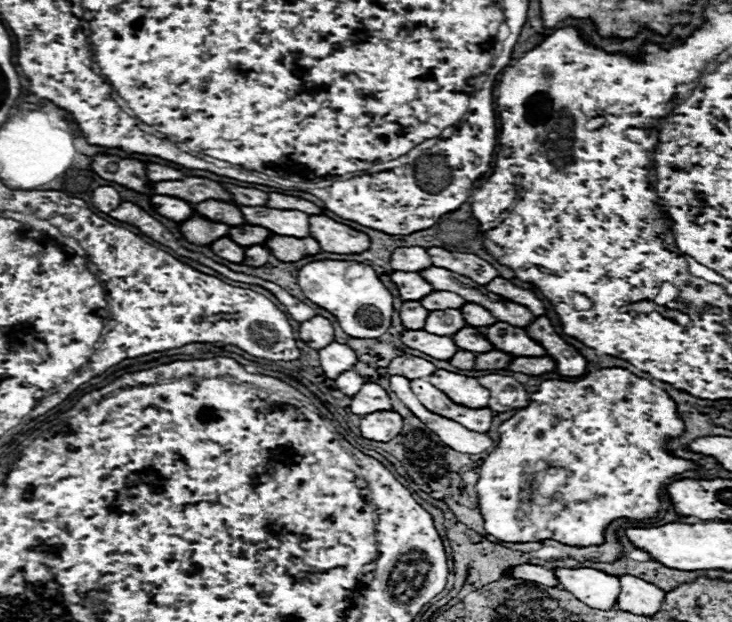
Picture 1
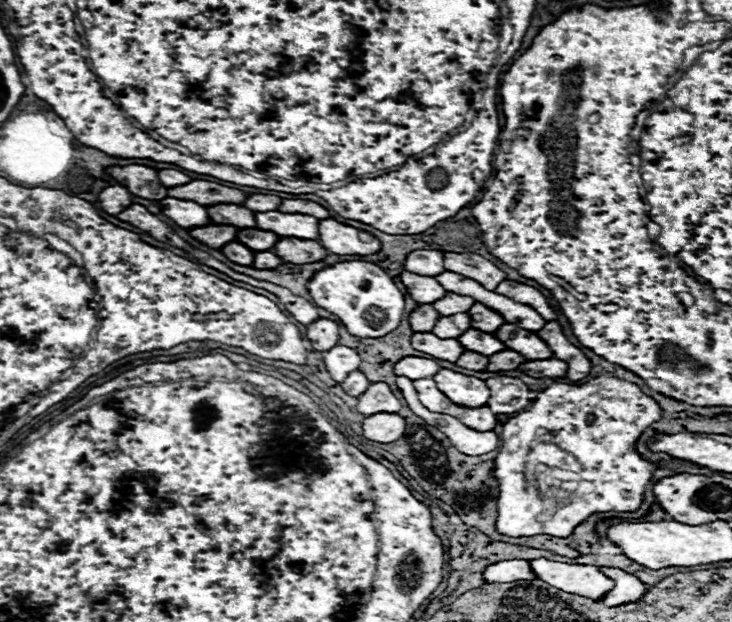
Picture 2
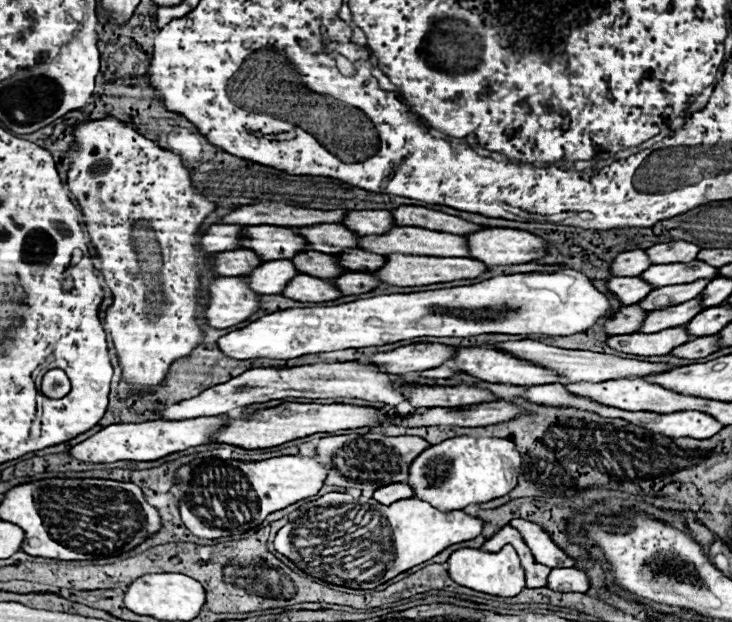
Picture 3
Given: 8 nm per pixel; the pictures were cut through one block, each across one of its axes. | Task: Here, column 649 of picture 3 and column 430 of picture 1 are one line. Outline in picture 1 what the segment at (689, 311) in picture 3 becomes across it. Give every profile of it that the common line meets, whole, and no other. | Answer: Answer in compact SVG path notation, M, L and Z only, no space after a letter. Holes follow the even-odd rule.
M434 310L428 316L426 332L436 336L454 336L454 332L462 330L466 326L466 320L462 318L460 310Z

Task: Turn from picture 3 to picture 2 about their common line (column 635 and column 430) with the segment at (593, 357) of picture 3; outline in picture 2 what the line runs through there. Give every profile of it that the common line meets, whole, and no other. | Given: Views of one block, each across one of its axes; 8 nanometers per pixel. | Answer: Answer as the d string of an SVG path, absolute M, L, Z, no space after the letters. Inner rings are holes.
M406 356L394 366L396 376L406 376L410 380L418 380L418 376L434 376L440 366L434 360L428 358L418 358L418 356Z

